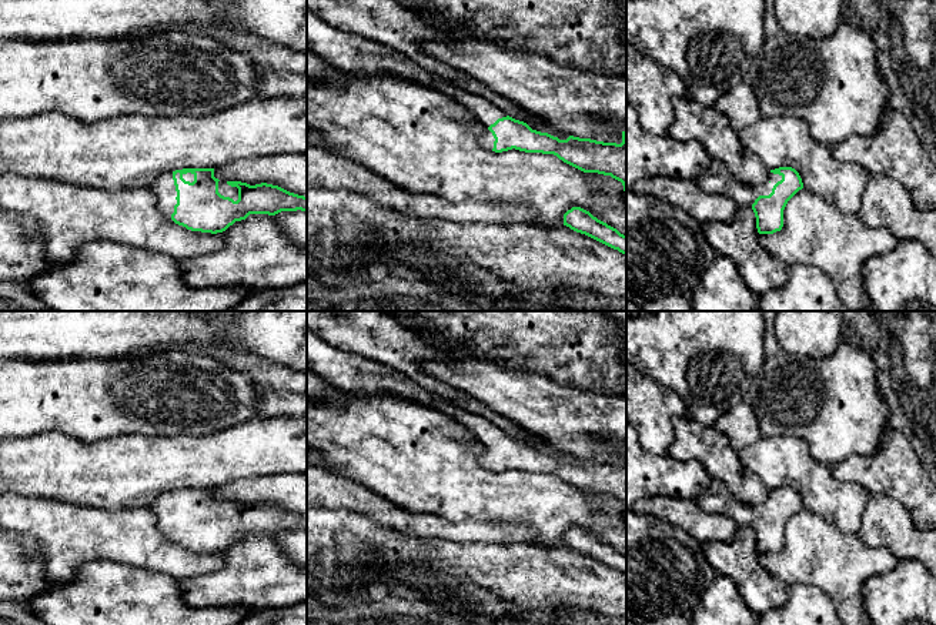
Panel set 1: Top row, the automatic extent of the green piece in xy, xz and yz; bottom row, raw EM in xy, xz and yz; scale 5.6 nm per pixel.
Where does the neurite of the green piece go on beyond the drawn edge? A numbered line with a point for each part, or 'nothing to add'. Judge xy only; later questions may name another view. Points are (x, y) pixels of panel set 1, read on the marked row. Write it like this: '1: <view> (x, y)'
1: xy (163, 187)
2: xy (226, 190)

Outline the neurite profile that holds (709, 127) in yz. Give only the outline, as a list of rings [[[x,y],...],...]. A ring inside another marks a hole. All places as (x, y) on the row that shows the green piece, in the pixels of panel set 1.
[[[689,96],[673,98],[673,111],[675,121],[668,130],[671,137],[699,143],[711,160],[722,161],[745,184],[768,181],[769,168],[756,154],[743,150],[731,120],[722,111]]]

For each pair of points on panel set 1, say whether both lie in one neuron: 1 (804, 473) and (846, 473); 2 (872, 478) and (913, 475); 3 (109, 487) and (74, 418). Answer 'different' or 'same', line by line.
1: different
2: same
3: different

